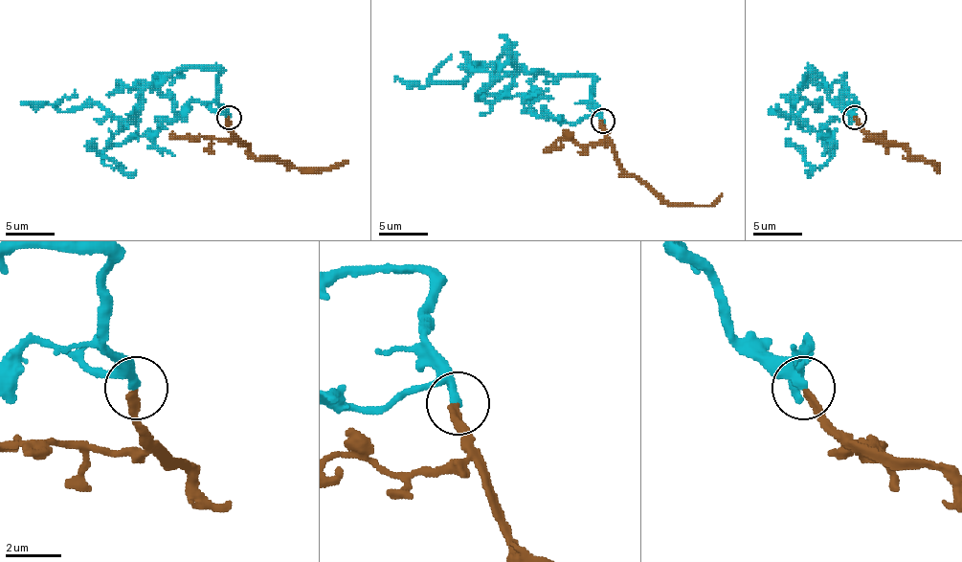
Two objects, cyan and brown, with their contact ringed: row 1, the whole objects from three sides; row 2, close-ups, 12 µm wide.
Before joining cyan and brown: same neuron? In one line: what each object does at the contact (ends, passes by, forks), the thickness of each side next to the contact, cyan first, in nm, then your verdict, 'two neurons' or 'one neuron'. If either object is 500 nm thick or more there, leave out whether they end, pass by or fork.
cyan ends | brown ends | 320/240 nm | one neuron

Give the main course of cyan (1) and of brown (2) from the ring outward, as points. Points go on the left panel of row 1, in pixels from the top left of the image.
1: (228, 117), (213, 68), (174, 70), (143, 92), (136, 114), (111, 139), (104, 158), (114, 168), (87, 141)
2: (228, 117), (235, 136), (257, 158), (279, 158), (291, 166), (306, 168), (335, 168), (347, 160)

